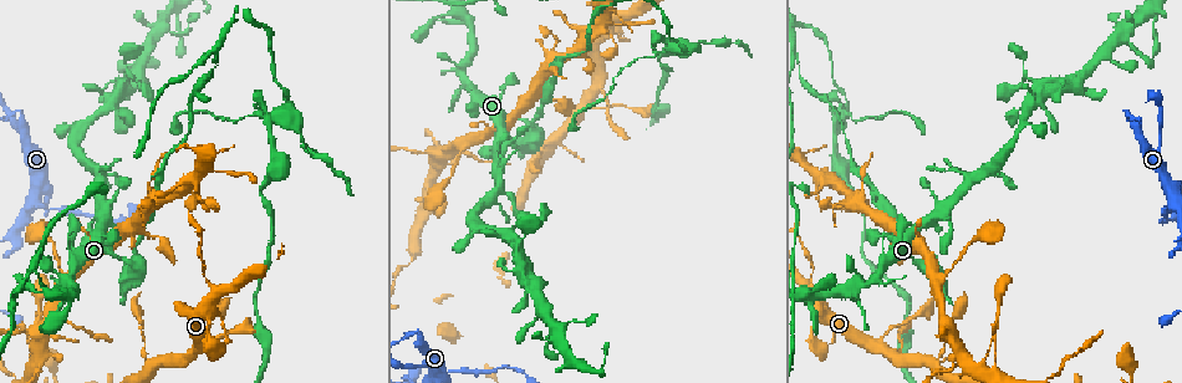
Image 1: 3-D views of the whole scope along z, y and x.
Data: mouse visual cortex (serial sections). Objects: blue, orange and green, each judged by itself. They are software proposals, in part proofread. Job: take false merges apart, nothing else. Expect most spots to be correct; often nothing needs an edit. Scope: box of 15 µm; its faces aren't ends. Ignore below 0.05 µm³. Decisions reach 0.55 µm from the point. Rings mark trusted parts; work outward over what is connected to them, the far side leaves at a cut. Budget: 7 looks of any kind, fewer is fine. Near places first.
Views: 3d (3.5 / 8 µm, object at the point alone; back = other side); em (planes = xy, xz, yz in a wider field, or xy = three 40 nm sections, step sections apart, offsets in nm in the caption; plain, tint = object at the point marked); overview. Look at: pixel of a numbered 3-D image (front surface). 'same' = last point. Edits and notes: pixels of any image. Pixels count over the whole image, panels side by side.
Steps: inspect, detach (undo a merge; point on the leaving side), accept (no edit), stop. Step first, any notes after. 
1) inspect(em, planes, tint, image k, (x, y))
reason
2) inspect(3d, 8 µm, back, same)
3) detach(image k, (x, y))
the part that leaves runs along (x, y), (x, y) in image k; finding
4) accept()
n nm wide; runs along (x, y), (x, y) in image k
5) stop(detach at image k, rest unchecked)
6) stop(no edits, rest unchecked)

inspect(3d, 3.5 µm, image 1, (205, 269))
a narrow waist

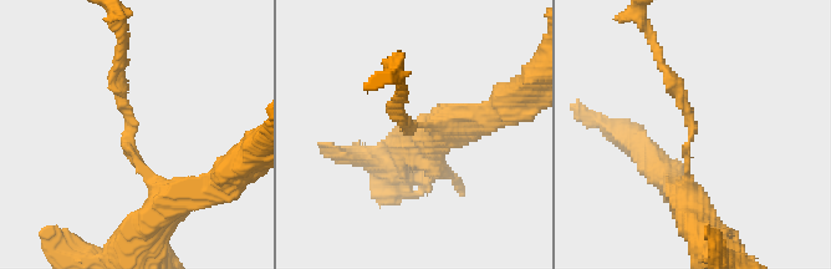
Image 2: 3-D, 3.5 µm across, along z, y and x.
inspect(em, xy, step 5, tint, image 2, (405, 130))
now the EM

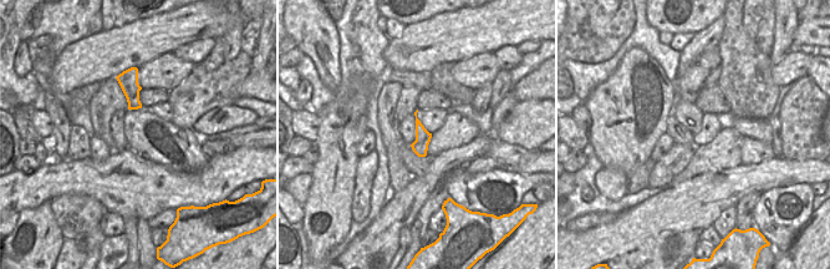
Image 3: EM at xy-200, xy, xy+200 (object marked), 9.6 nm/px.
inspect(em, planes, tint, same)

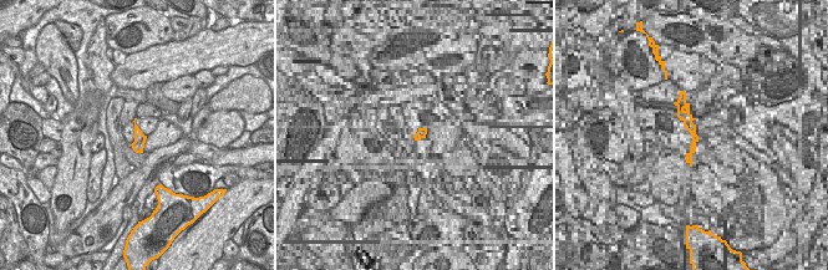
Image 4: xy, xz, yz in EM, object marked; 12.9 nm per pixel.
accept()
arms of 200, 300 nm; all the same cell

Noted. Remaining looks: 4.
inspect(3d, 8 µm, image 1, (524, 234))
thin arm on a thick one

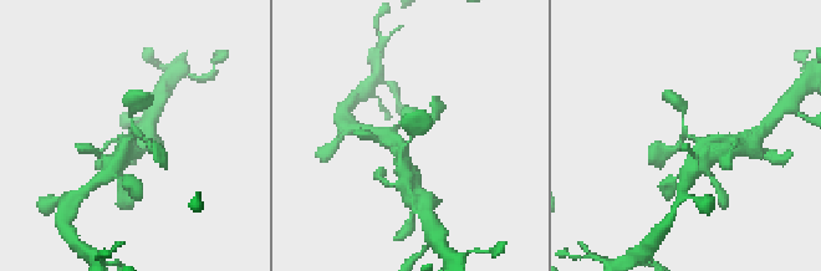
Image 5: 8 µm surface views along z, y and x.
inspect(em, xy, step 1, tint, image 5, (410, 136))

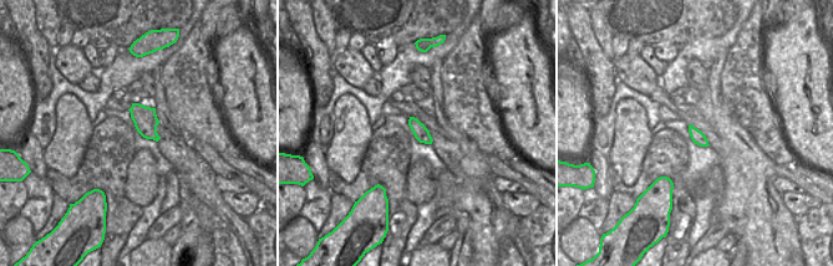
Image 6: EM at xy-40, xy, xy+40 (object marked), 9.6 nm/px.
accept()
runs along (117, 164), (136, 129), (134, 106) in image 5; continuous, no second cell

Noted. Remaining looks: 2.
inspect(3d, 3.5 µm, image 1, (51, 209))
a narrow waist

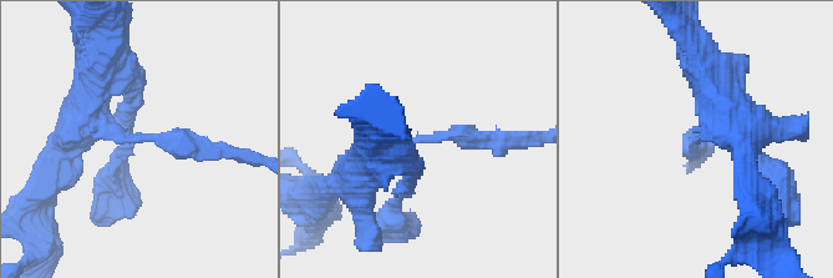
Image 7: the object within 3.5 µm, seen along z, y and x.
inspect(em, xy, step 5, tint, image 7, (698, 137))
arms of 250, 450 nm

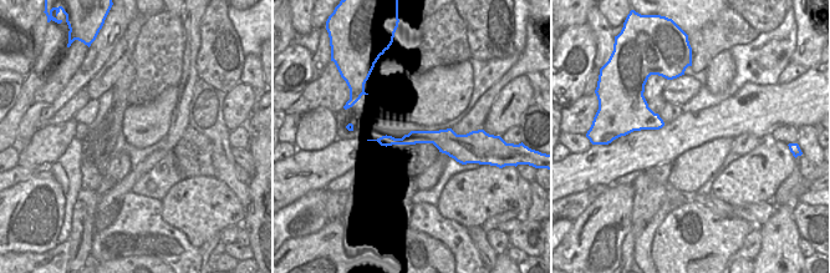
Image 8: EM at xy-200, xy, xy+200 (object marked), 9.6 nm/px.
accept()
runs along (382, 140), (437, 137), (466, 145) in image 8; all the same cell

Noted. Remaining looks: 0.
stop(no edits, rest unchecked)

